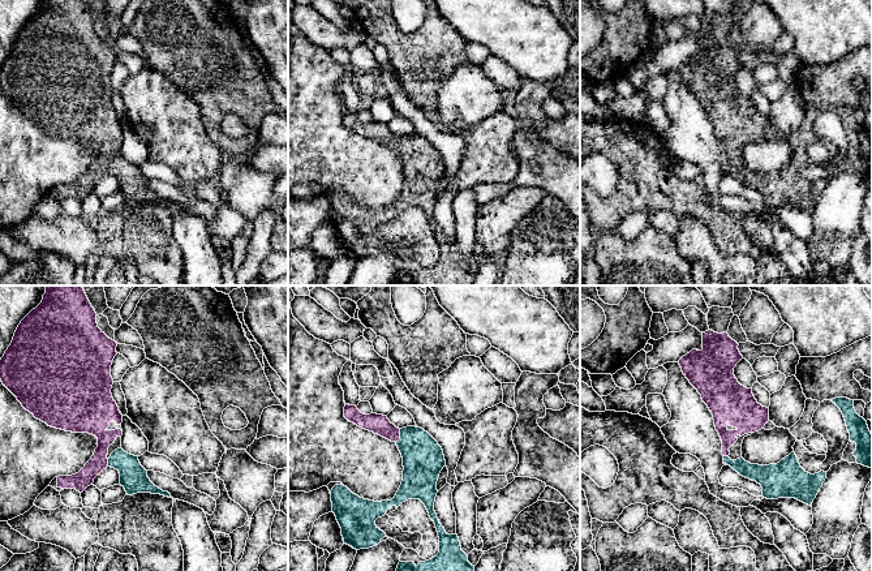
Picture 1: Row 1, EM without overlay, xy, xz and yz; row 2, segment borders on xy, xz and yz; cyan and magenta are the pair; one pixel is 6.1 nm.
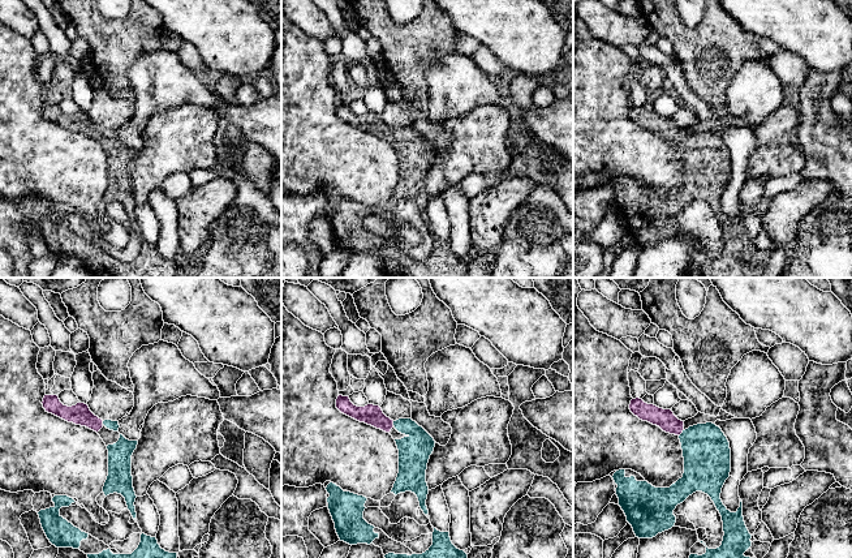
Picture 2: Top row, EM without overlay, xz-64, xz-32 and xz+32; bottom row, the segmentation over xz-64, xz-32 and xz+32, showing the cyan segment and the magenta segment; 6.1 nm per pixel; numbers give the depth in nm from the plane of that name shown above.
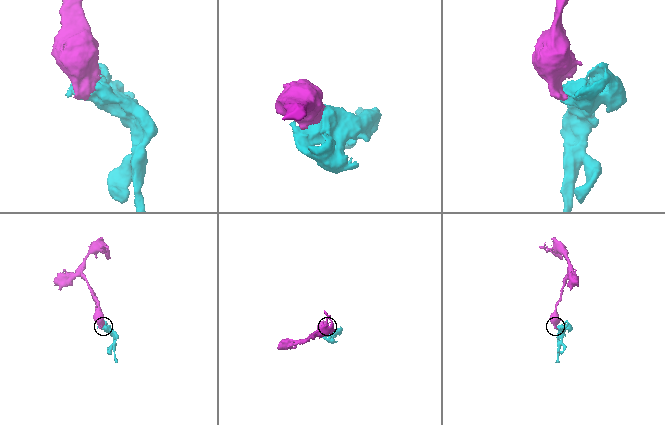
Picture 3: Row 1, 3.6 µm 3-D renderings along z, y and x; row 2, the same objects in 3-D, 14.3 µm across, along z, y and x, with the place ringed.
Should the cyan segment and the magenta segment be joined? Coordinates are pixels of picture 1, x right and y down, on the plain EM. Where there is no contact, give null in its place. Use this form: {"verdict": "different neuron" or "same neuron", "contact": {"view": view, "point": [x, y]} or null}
{"verdict": "same neuron", "contact": {"view": "xz", "point": [400, 144]}}

